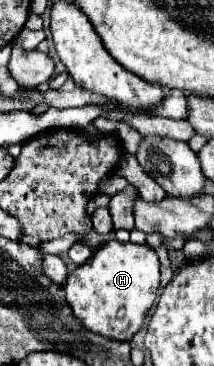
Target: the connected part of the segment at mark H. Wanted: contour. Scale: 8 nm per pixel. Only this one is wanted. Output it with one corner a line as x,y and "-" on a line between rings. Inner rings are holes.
107,241
87,263
65,279
65,297
73,315
93,333
109,339
129,341
143,325
159,289
159,259
149,245

